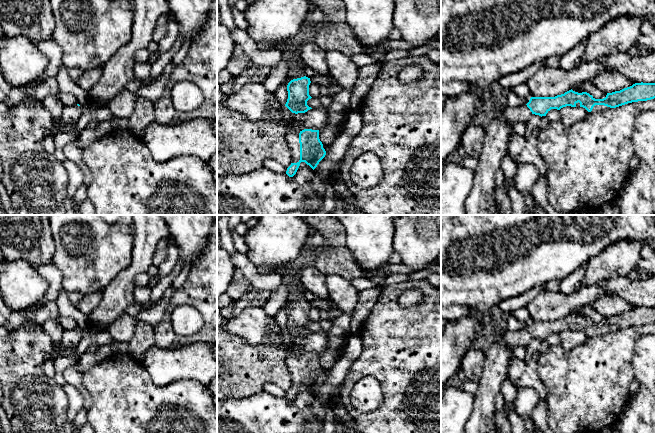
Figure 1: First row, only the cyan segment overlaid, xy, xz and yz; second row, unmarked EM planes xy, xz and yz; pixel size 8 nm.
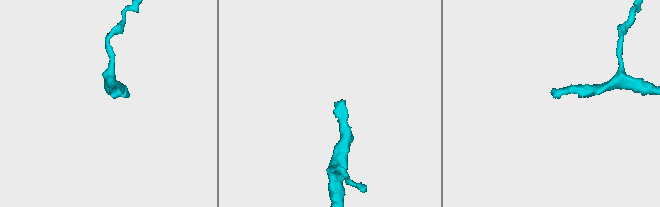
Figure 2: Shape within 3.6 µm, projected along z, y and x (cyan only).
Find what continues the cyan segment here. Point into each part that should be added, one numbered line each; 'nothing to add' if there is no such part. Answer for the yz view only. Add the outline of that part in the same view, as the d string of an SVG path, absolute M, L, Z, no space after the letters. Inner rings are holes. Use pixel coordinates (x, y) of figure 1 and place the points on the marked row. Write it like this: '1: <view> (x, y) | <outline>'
1: yz (597, 108) | M595 105L592 109L592 113L596 112L604 112L606 110L610 109L610 107L604 106L604 105Z
2: yz (510, 115) | M527 105L518 107L505 106L503 109L500 109L497 114L498 117L509 126L517 122L527 123L533 115Z

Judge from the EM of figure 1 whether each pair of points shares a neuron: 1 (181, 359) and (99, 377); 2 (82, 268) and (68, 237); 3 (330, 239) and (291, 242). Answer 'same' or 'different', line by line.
1: different
2: same
3: different

